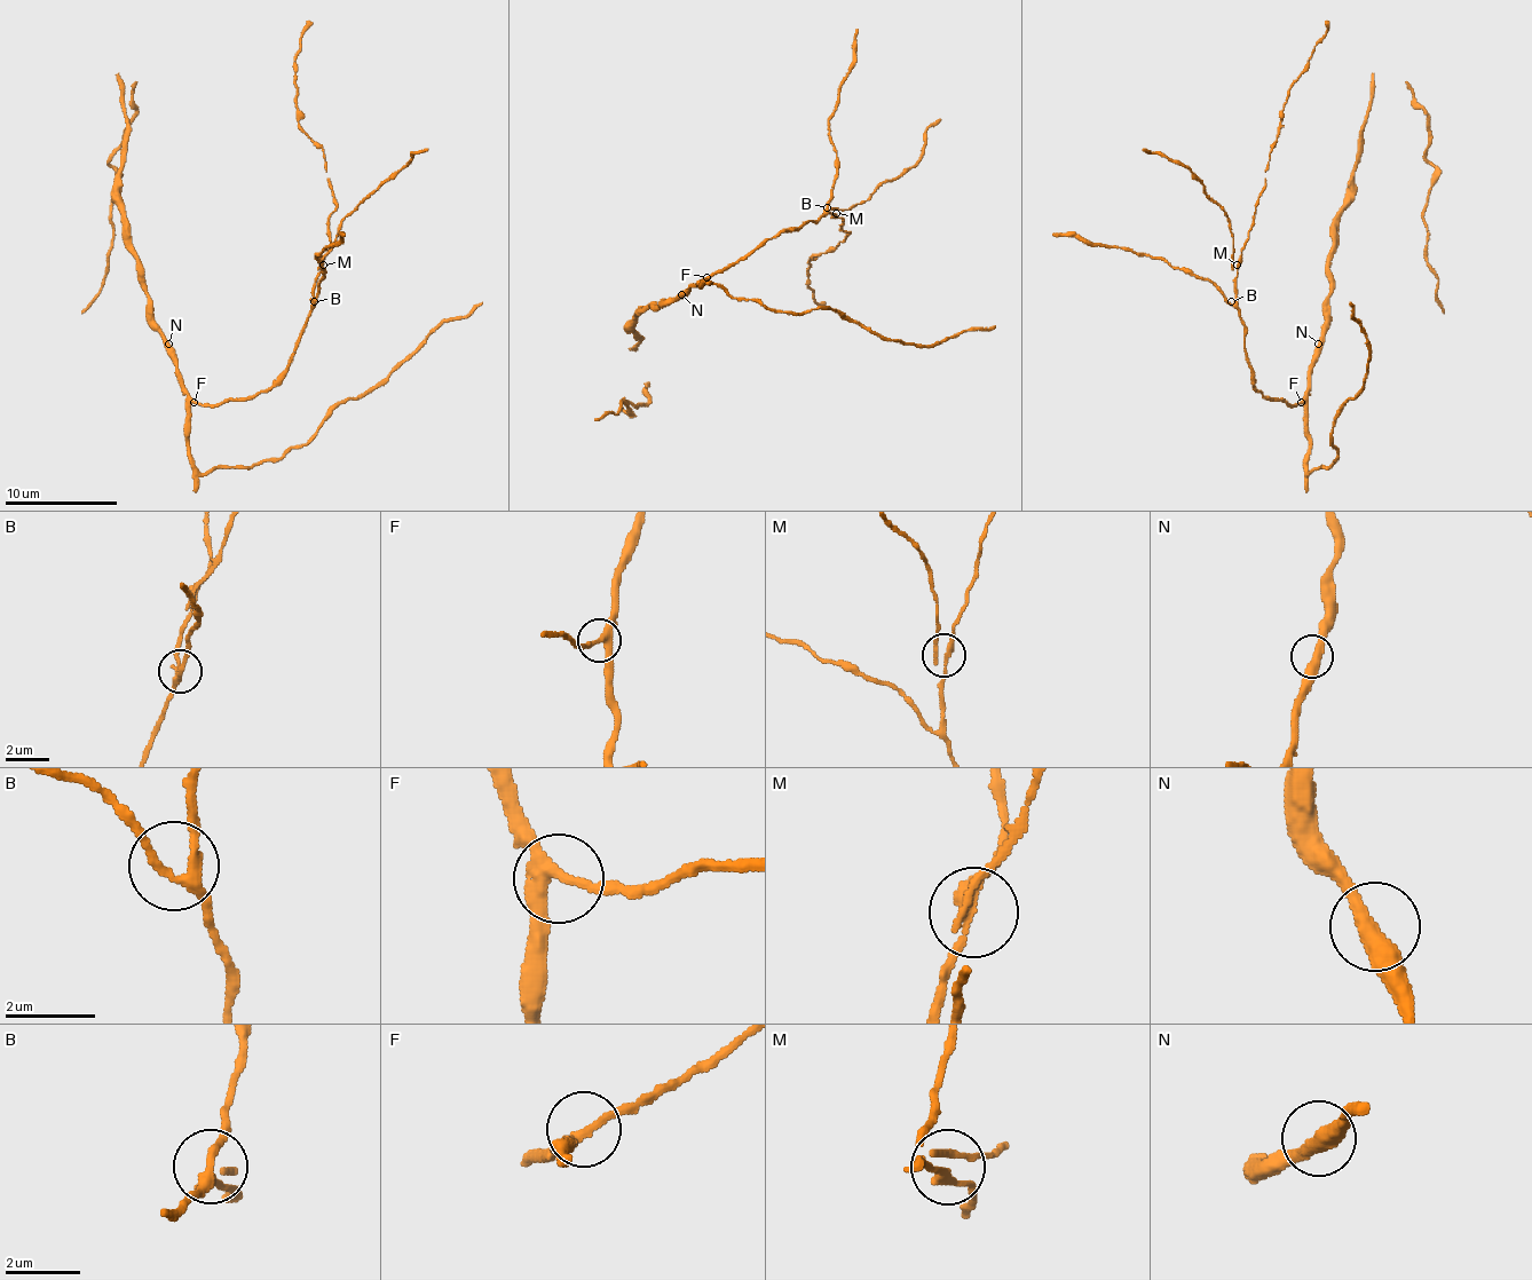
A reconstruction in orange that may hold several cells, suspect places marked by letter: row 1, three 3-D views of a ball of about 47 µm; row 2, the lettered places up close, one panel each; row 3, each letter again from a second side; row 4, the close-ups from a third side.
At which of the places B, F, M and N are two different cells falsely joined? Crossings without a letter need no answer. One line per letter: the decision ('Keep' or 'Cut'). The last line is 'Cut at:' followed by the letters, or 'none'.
B: Keep
F: Keep
M: Keep
N: Keep
Cut at: none

